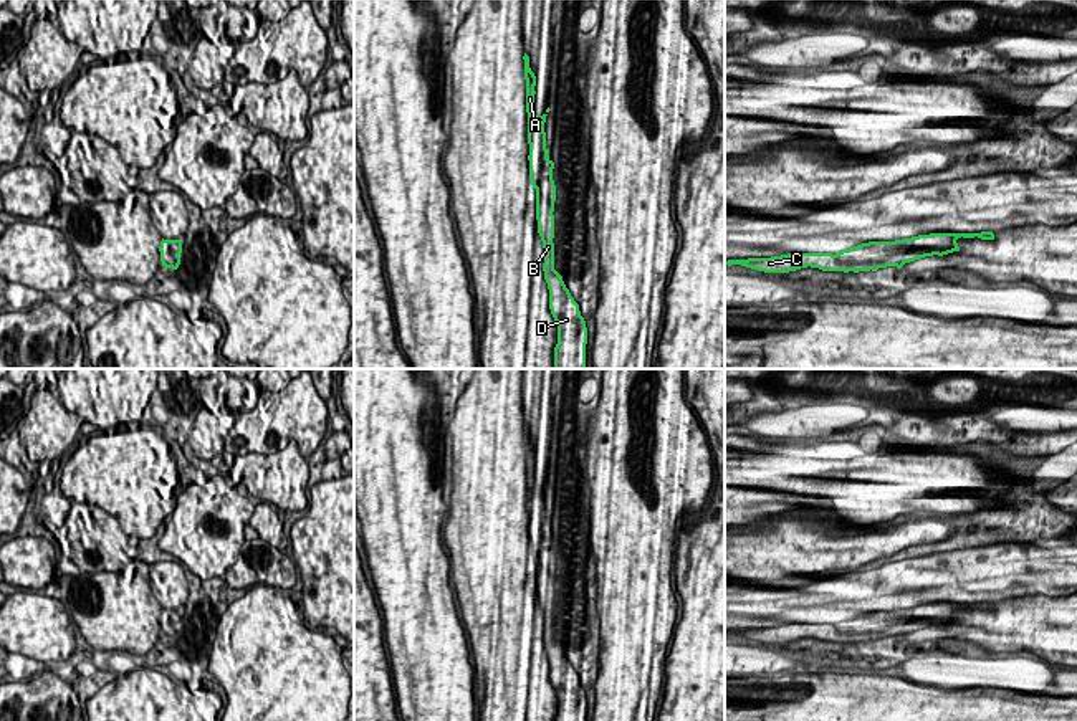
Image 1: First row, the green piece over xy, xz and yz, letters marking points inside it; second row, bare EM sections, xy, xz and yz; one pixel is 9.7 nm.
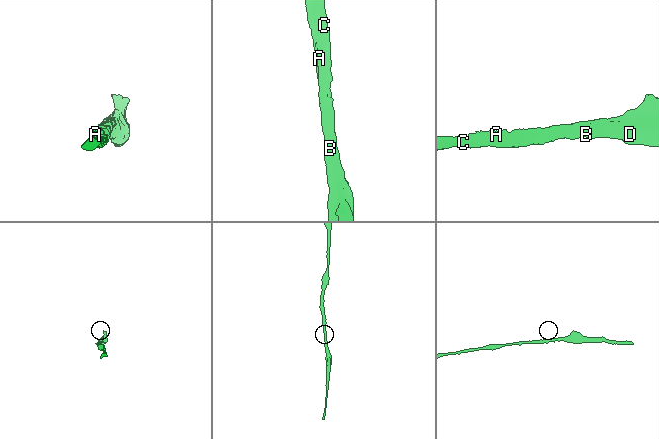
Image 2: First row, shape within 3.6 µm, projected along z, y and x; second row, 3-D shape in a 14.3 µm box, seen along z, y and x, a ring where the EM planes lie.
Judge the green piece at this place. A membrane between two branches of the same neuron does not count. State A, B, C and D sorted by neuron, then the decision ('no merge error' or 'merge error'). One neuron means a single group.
A B C D; no merge error

